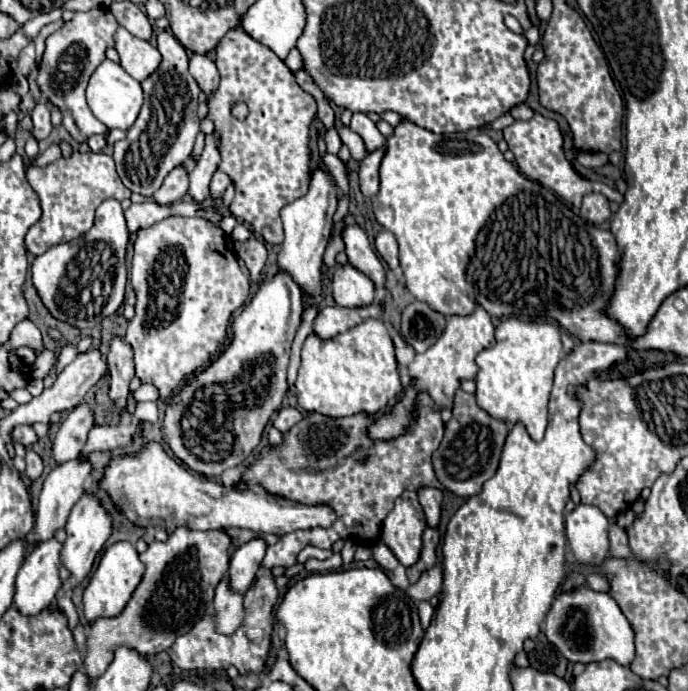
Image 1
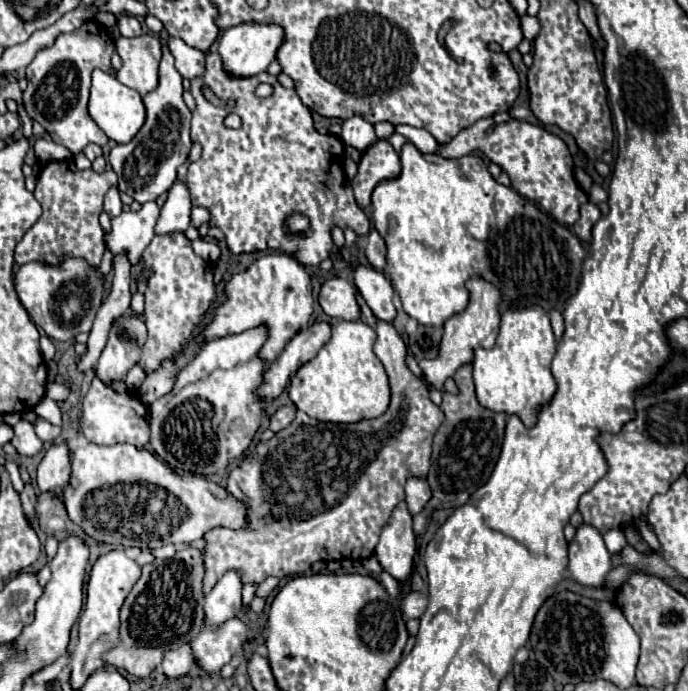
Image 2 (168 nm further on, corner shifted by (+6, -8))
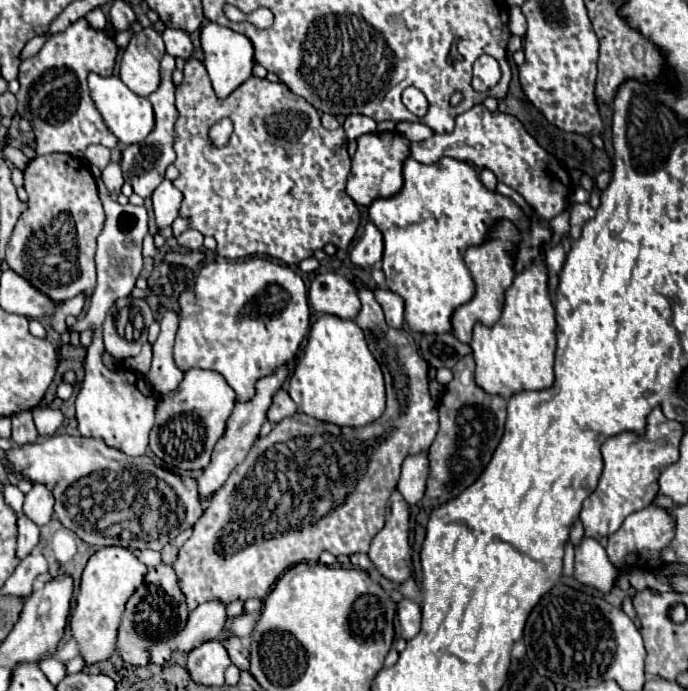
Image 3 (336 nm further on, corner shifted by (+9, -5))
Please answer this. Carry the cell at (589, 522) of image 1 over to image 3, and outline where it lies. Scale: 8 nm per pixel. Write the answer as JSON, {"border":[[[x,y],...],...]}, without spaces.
{"border":[[[584,536],[576,546],[574,578],[580,584],[598,588],[600,592],[610,592],[618,576],[616,566],[608,560],[602,544],[590,536]]]}

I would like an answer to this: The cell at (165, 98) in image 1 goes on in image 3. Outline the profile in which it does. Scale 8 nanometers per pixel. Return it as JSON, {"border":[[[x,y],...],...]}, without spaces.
{"border":[[[164,54],[164,58],[160,60],[160,76],[162,76],[162,82],[160,82],[160,88],[156,92],[152,92],[148,96],[148,100],[152,102],[152,108],[154,111],[154,118],[156,118],[156,124],[154,124],[154,130],[140,142],[140,144],[130,144],[124,152],[122,152],[122,158],[120,158],[120,168],[124,172],[124,180],[134,188],[134,192],[142,198],[148,198],[152,196],[154,188],[164,180],[164,172],[170,164],[174,164],[176,160],[176,152],[174,152],[174,142],[176,142],[176,132],[174,132],[174,124],[176,124],[176,104],[174,104],[174,82],[172,82],[172,72],[174,72],[174,58]]]}

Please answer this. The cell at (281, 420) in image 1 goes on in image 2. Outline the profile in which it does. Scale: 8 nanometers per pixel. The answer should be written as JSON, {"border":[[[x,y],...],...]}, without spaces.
{"border":[[[283,405],[279,407],[273,415],[271,415],[271,423],[269,423],[269,429],[271,431],[281,431],[283,427],[287,427],[291,421],[295,419],[295,407],[289,407],[289,405]]]}

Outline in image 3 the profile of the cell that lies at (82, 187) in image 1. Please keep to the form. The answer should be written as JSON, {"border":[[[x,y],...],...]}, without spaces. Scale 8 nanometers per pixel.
{"border":[[[44,154],[30,160],[24,170],[24,188],[28,192],[28,210],[20,216],[12,238],[6,246],[6,262],[8,266],[30,280],[36,288],[40,288],[46,296],[54,302],[66,302],[80,292],[88,296],[94,292],[96,286],[96,266],[94,266],[94,252],[96,252],[96,238],[102,232],[104,224],[104,210],[98,198],[96,180],[88,168],[88,164],[70,154]]]}

